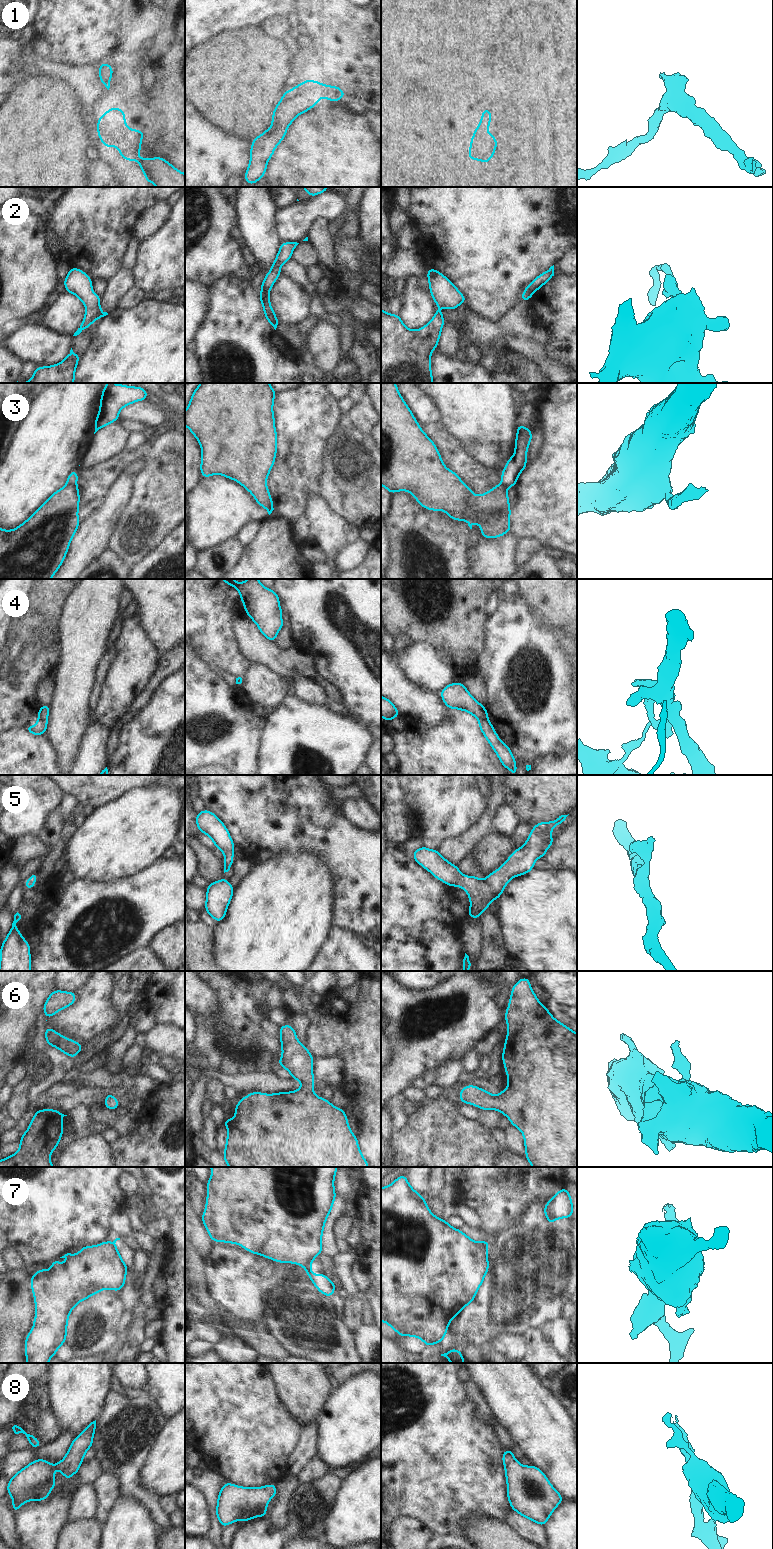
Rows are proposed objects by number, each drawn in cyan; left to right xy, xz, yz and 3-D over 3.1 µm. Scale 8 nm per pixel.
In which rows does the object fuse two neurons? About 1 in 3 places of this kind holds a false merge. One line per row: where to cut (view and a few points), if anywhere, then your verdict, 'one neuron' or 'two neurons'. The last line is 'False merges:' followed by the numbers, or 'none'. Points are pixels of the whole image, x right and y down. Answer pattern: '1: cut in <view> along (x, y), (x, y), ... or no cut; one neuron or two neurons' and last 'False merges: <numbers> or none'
1: no cut; one neuron
2: no cut; one neuron
3: cut in xy along (67, 483), (75, 486); two neurons
4: cut in yz along (478, 718), (487, 719); two neurons
5: no cut; one neuron
6: no cut; one neuron
7: cut in yz along (477, 1242), (486, 1250); two neurons
8: no cut; one neuron
False merges: 3, 4, 7

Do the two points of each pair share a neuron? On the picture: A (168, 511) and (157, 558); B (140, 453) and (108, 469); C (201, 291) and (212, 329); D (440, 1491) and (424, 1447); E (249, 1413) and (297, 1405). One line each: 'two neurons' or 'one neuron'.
A: two neurons
B: one neuron
C: two neurons
D: one neuron
E: two neurons

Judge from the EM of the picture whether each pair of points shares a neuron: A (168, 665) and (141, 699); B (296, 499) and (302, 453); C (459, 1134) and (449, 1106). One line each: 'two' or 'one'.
A: one
B: one
C: one

